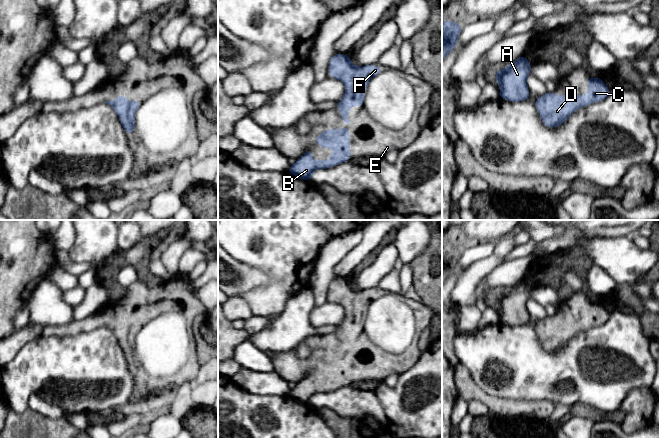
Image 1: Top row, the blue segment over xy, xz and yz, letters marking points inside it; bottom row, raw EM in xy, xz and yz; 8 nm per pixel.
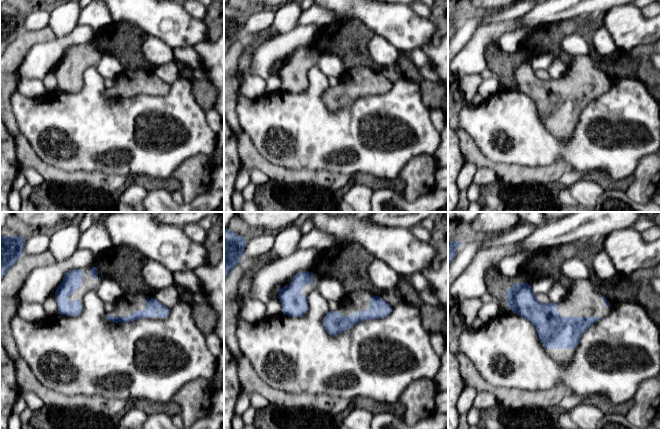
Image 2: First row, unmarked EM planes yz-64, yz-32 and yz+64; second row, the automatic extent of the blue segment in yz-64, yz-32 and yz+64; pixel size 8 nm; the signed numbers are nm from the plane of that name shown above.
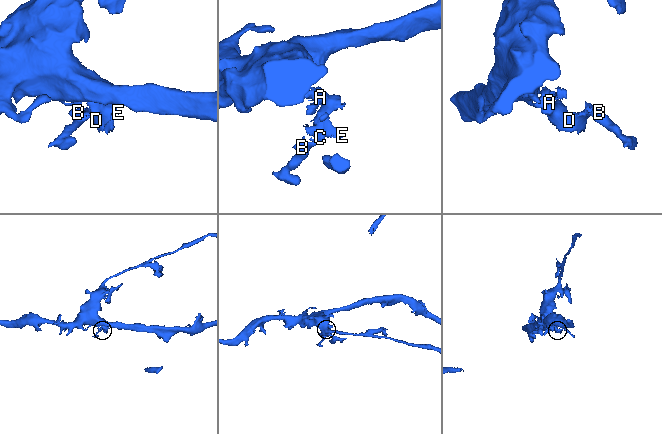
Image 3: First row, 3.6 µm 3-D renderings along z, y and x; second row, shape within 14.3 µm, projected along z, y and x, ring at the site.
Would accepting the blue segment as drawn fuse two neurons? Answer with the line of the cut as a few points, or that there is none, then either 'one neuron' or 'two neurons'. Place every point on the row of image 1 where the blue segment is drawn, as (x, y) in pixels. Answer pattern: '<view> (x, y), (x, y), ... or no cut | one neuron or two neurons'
no cut | one neuron

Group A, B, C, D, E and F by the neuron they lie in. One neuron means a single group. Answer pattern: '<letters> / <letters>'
A B C D E F

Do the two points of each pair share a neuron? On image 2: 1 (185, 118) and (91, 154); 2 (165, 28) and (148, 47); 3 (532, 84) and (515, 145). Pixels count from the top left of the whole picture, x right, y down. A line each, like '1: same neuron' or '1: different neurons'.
1: same neuron
2: different neurons
3: different neurons

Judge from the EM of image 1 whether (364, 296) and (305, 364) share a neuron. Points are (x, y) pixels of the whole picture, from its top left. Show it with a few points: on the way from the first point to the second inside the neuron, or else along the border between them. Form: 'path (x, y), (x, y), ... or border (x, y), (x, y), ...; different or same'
path (355, 315), (354, 322), (324, 352); same

